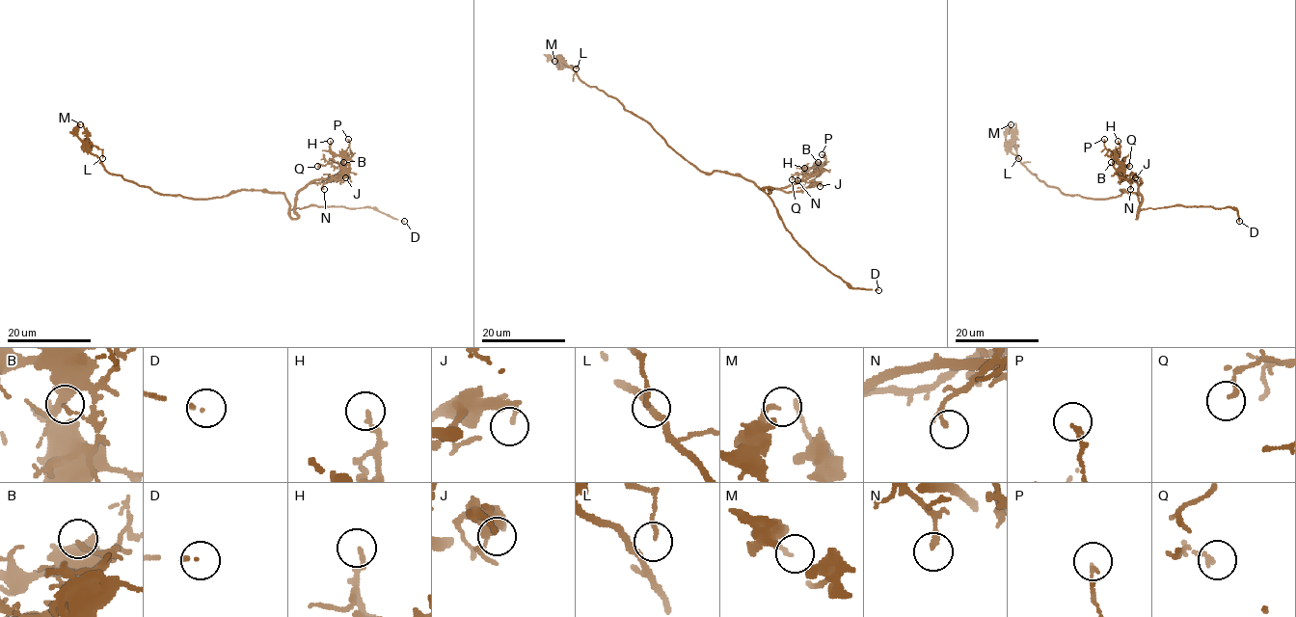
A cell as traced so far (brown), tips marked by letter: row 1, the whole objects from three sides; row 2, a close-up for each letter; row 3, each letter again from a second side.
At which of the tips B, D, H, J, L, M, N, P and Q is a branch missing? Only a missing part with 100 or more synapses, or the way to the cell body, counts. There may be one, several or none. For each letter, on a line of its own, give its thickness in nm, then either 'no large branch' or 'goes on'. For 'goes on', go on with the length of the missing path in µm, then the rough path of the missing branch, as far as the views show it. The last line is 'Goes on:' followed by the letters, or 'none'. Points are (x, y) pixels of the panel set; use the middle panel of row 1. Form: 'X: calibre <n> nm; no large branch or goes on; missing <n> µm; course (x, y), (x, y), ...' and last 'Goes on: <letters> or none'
B: calibre 110 nm; no large branch
D: calibre 120 nm; goes on; missing 20 µm
H: calibre 180 nm; no large branch
J: calibre 150 nm; no large branch
L: calibre 110 nm; no large branch
M: calibre 100 nm; no large branch
N: calibre 170 nm; no large branch
P: calibre 150 nm; no large branch
Q: calibre 200 nm; no large branch
Goes on: D

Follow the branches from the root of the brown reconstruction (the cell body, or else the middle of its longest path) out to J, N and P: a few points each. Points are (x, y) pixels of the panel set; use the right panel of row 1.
J: (1121, 192), (1125, 190), (1137, 195), (1137, 219), (1142, 195), (1139, 191), (1141, 179), (1134, 174), (1135, 177)
N: (1121, 192), (1125, 190), (1137, 195), (1137, 219), (1142, 195), (1132, 178), (1128, 180), (1130, 189)
P: (1121, 192), (1137, 195), (1137, 219), (1142, 201), (1139, 185), (1120, 174), (1120, 164), (1106, 153), (1104, 139)

